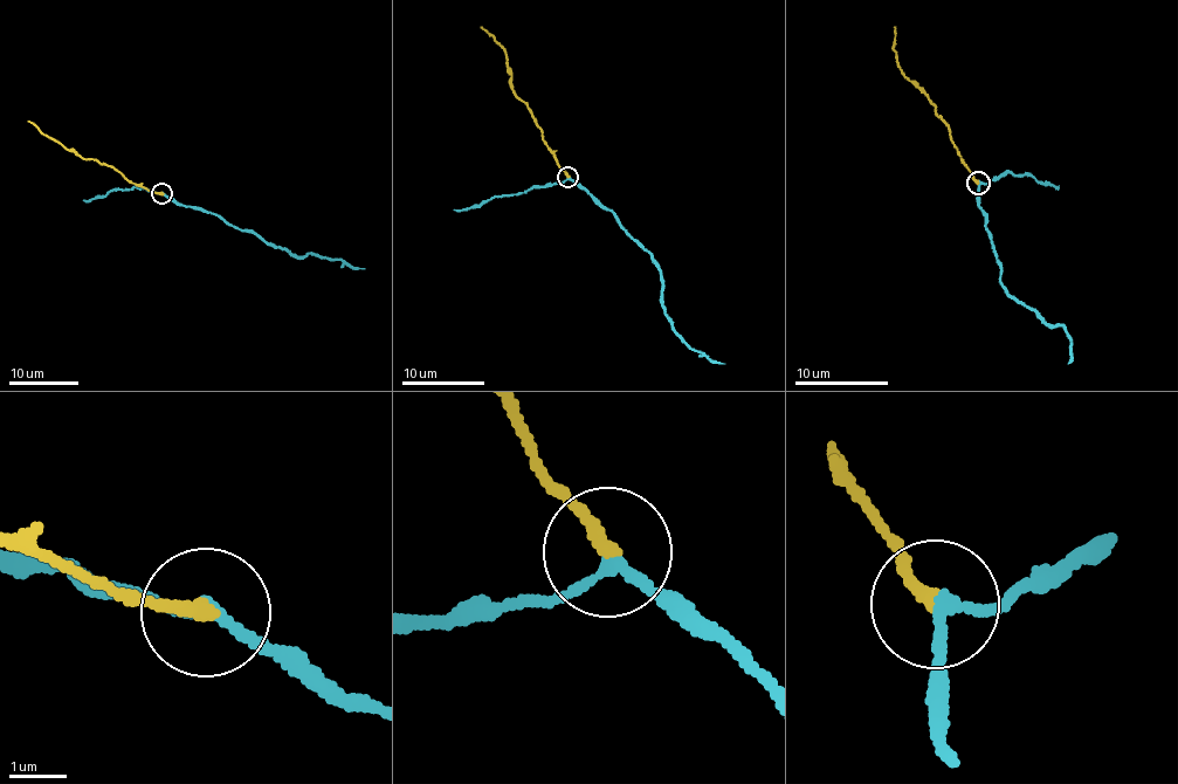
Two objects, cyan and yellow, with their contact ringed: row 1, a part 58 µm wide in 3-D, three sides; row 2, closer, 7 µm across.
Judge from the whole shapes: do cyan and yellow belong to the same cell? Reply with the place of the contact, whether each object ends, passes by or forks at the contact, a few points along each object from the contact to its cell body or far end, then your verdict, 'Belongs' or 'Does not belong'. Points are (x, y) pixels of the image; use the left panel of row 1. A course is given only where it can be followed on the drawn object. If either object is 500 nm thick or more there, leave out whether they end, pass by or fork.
Place: (162, 193). At the ring cyan passes by. At the ring yellow ends. Course of cyan: (162, 193), (212, 212), (297, 256), (316, 254), (365, 268). Course of yellow: (162, 193), (151, 192), (109, 166), (81, 156), (27, 121). Belongs

